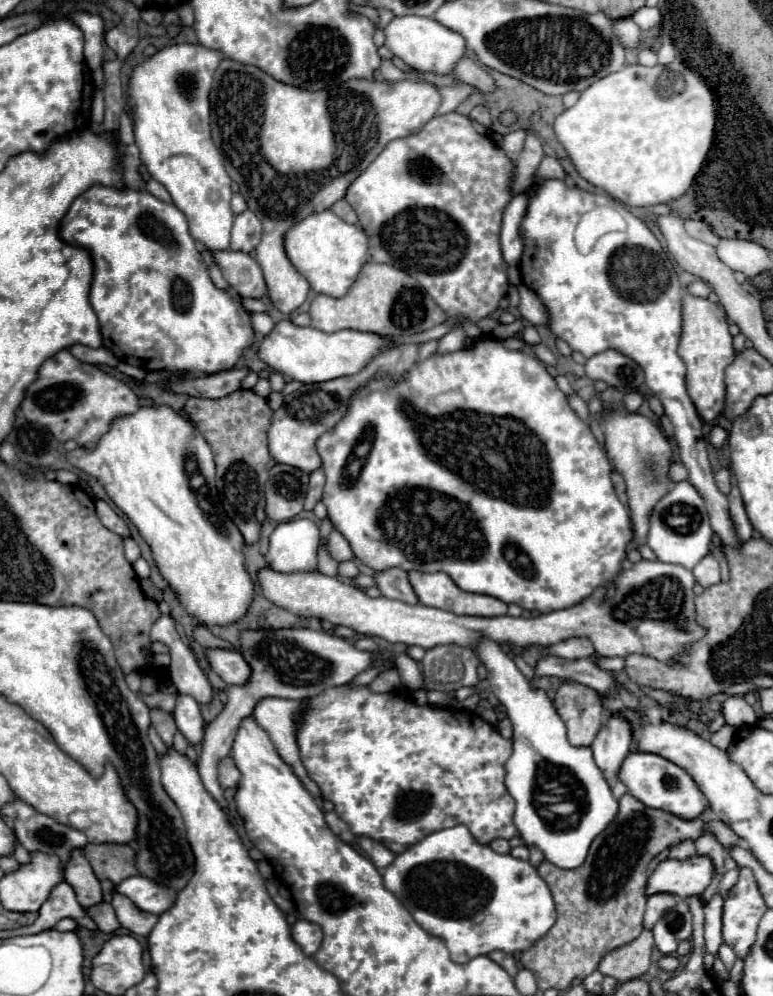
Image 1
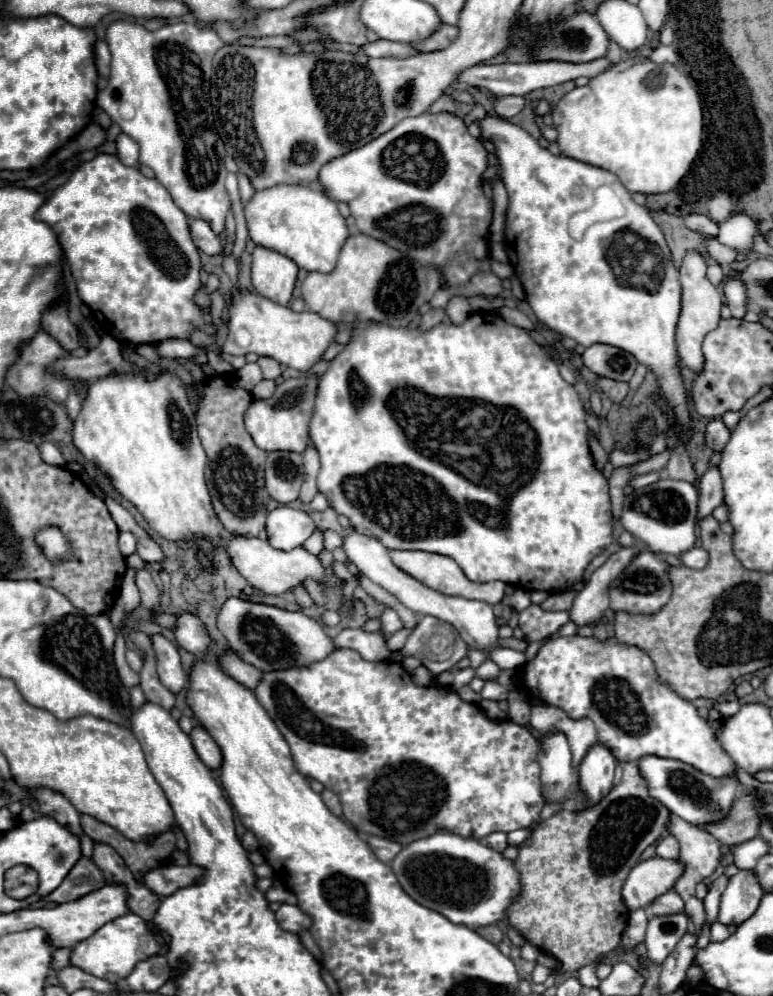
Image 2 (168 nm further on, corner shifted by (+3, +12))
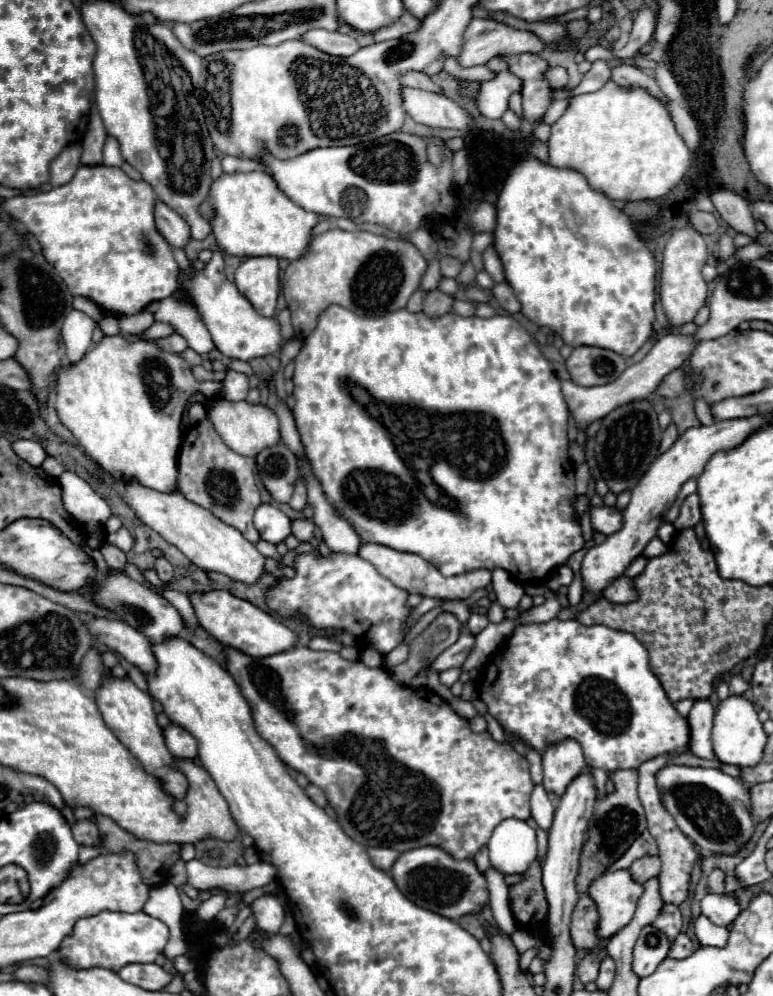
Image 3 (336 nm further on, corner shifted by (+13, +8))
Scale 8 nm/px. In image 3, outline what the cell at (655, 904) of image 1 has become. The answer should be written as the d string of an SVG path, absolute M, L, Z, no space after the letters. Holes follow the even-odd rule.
M664 905L658 919L654 921L656 929L660 929L670 943L676 939L676 935L682 931L682 917L680 917L680 909L676 905Z

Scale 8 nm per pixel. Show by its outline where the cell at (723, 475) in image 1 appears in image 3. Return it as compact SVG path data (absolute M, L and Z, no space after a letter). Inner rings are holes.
M692 493L684 499L682 507L680 507L680 515L678 519L674 521L674 527L680 531L680 529L686 529L686 527L694 527L698 521L702 519L700 515L700 503L698 503L698 495Z

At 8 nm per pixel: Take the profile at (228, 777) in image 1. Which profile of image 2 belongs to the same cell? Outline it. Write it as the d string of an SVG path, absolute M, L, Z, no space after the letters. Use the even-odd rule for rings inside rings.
M196 727L192 733L190 733L190 739L194 743L194 749L198 753L198 757L202 759L202 763L210 769L220 769L222 767L222 751L220 747L216 745L216 741L210 737L210 733L206 733L206 729L202 727Z

